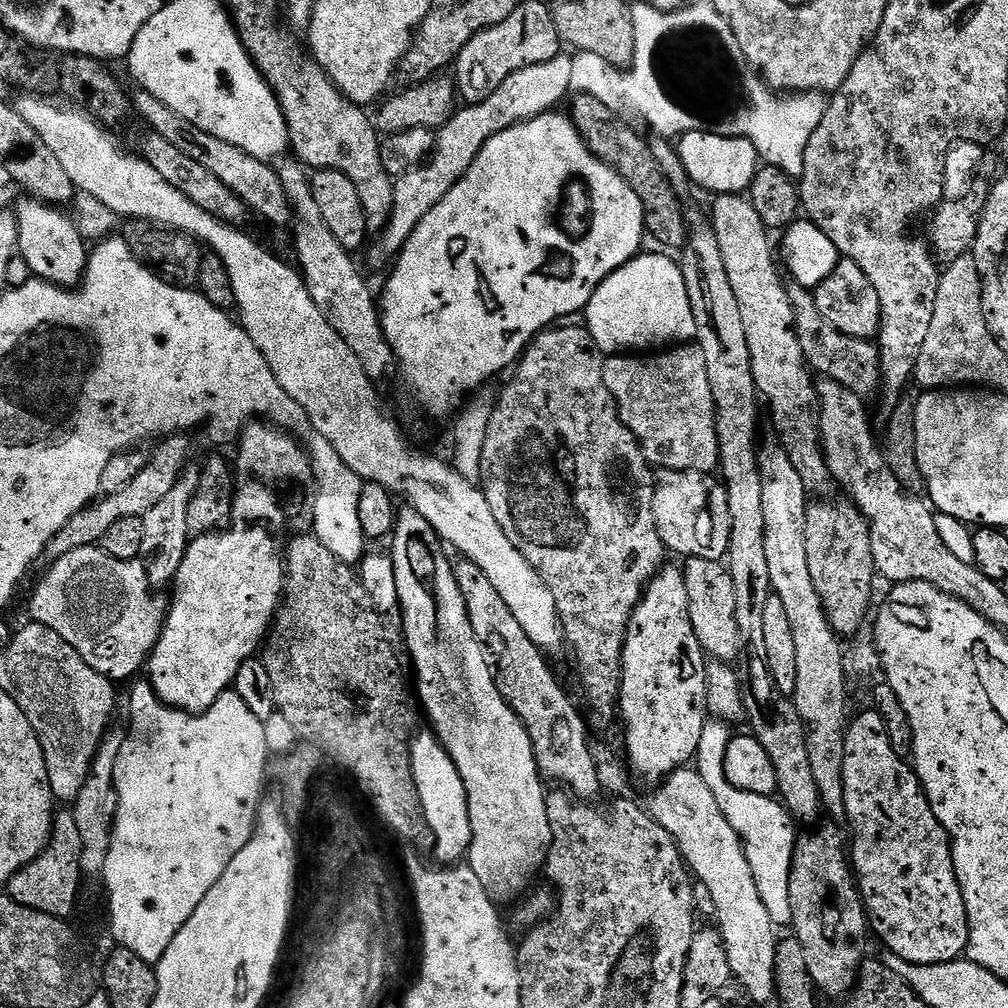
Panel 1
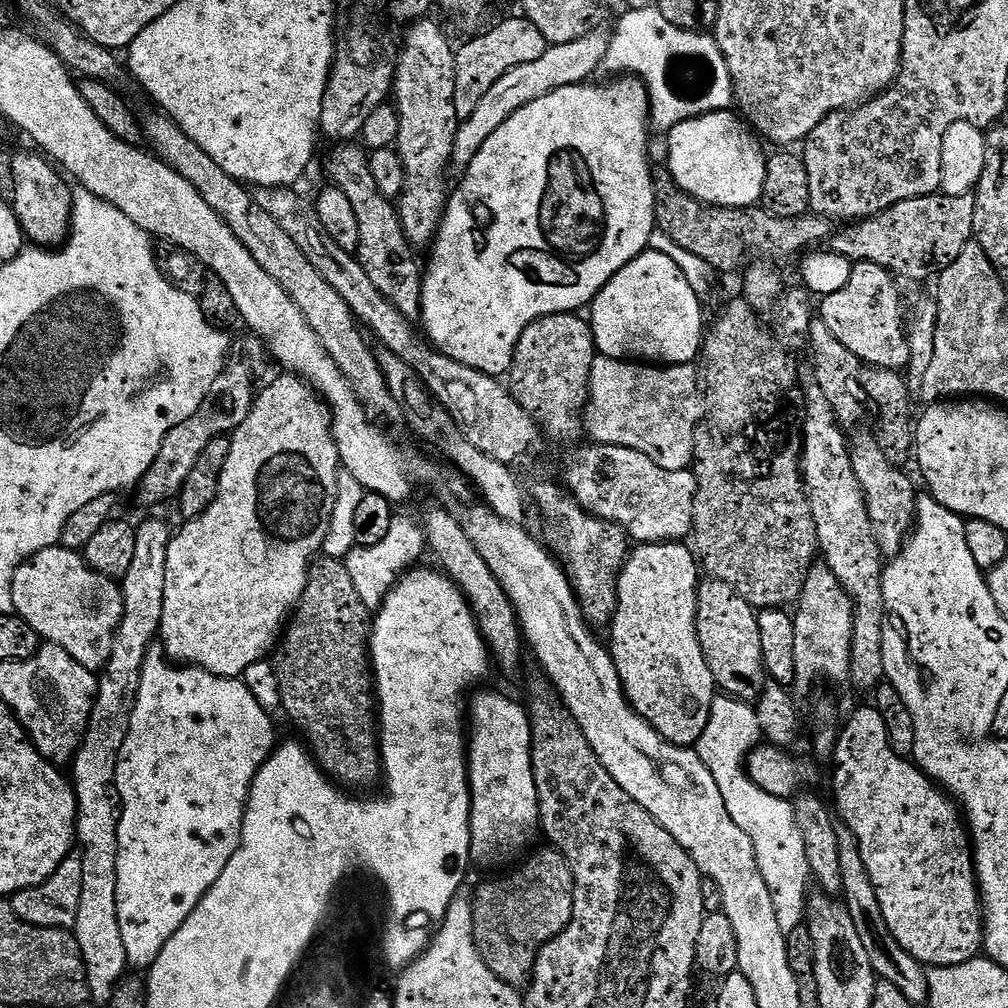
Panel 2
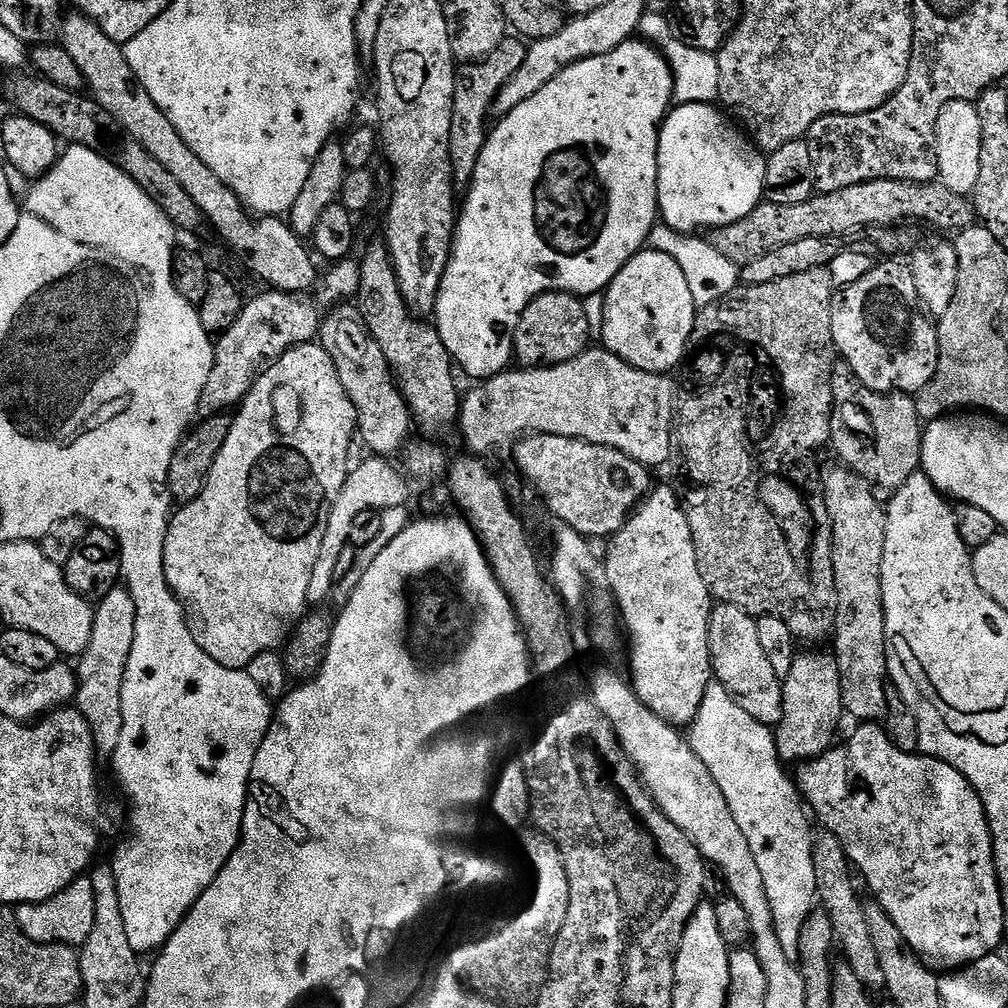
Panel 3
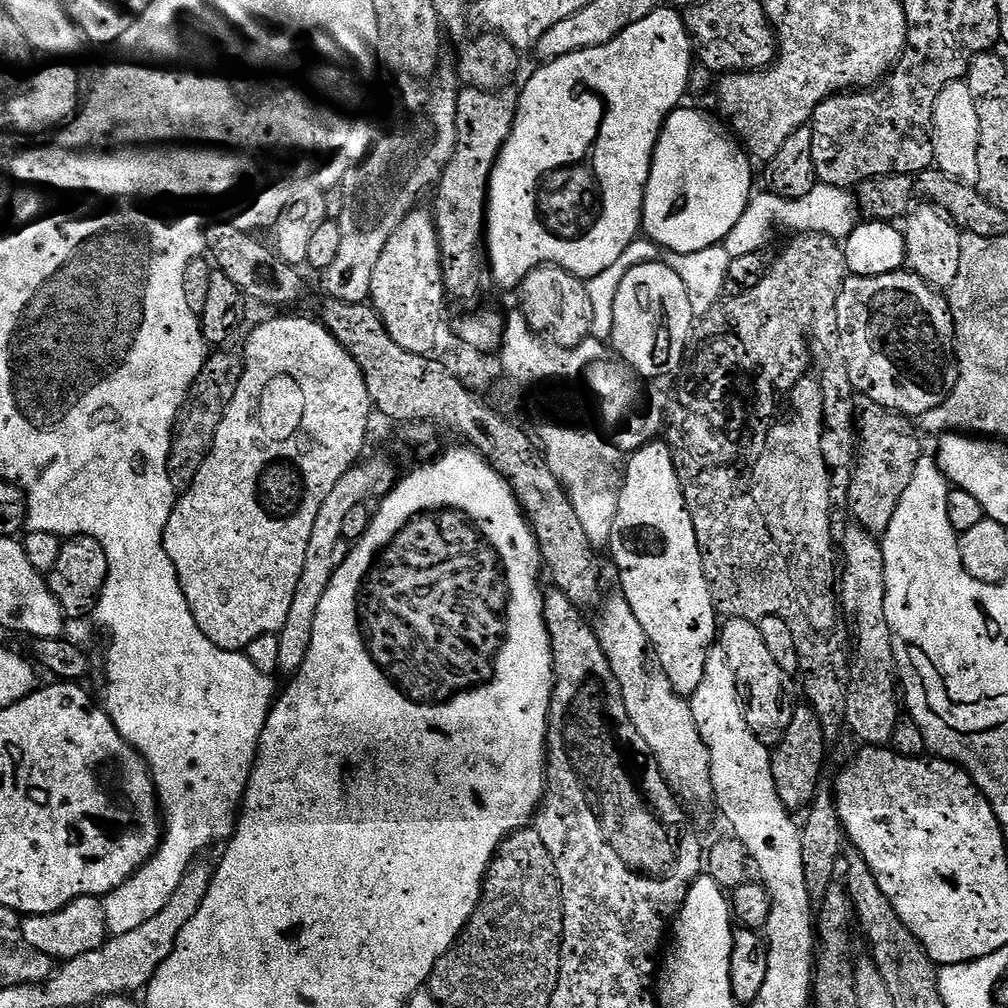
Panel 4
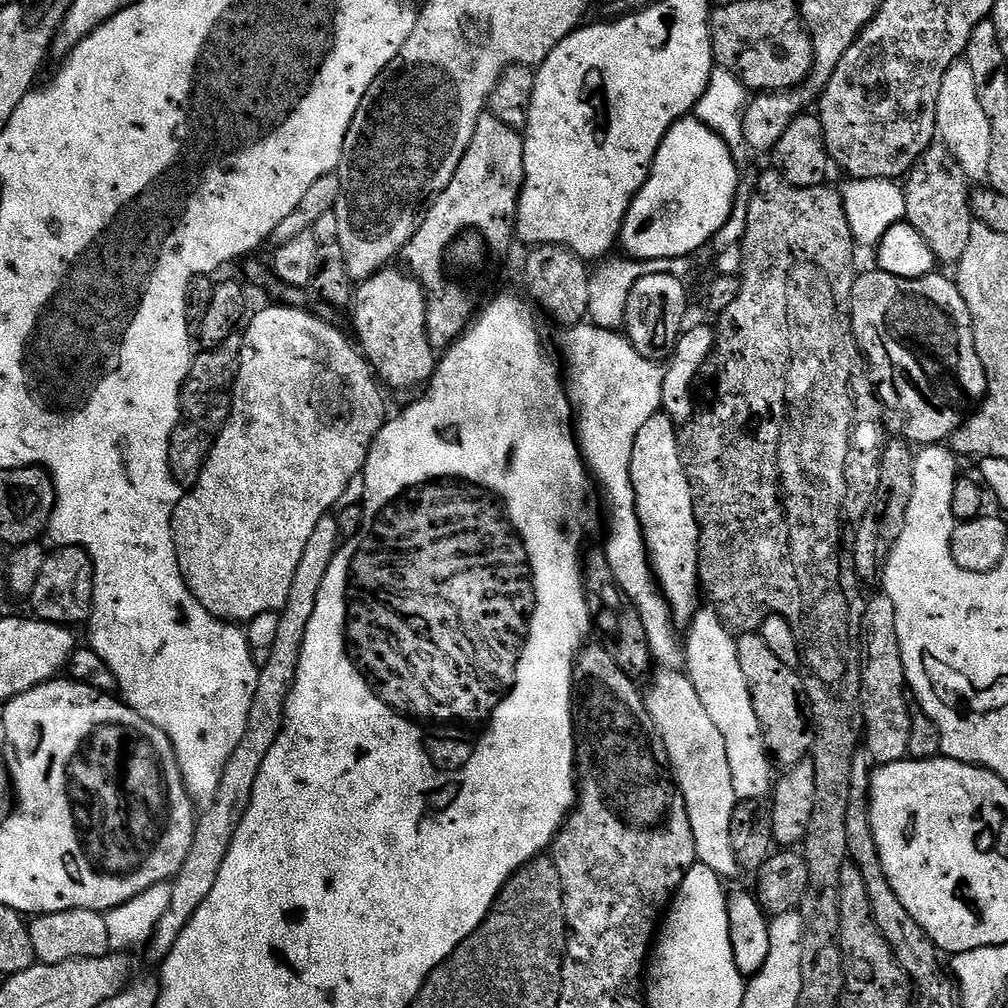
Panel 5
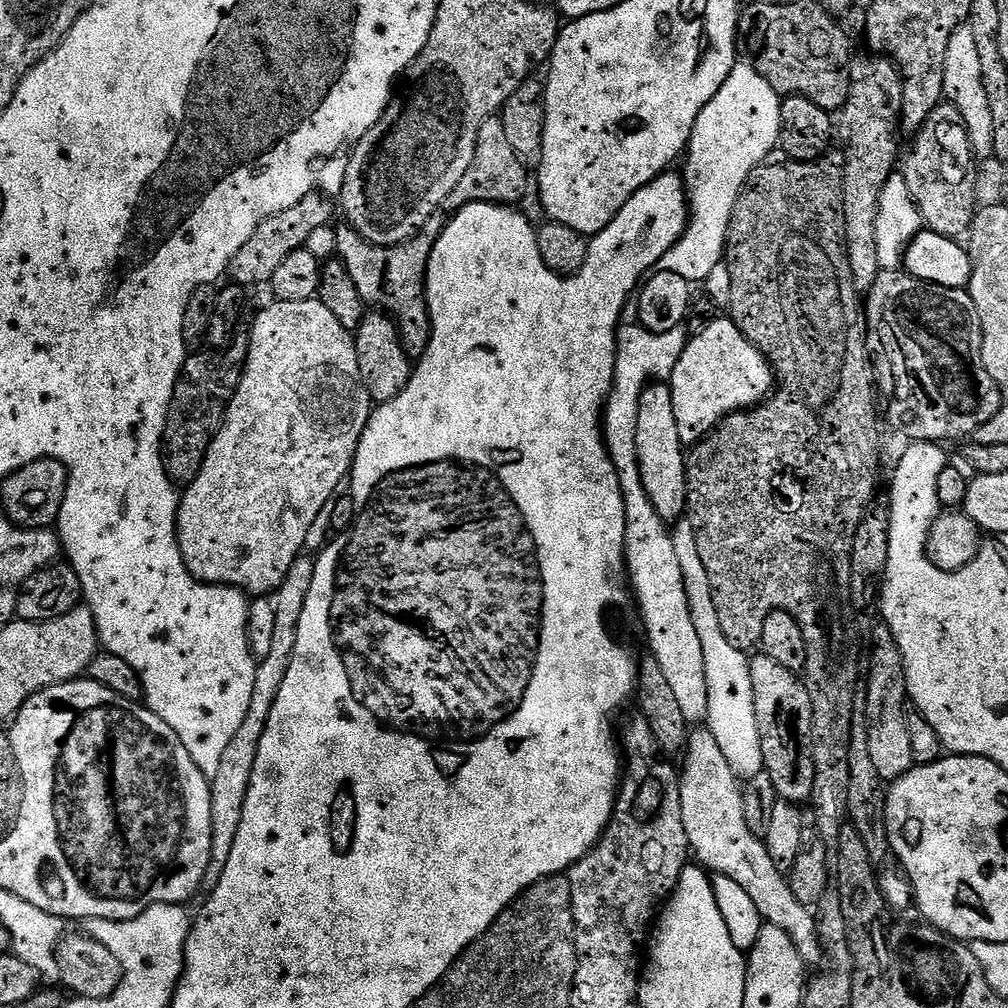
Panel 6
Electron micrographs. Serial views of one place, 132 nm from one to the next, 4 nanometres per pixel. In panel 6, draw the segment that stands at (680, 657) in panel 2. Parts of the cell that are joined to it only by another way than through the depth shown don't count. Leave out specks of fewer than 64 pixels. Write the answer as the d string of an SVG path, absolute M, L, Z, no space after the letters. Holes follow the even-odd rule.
M653 382L644 389L640 398L638 410L638 422L636 423L638 438L636 449L638 450L638 466L642 474L642 486L646 486L646 494L654 506L654 510L666 522L675 522L685 515L688 503L688 466L686 463L686 446L678 438L678 421L674 418L674 406L672 405L672 390L667 383Z

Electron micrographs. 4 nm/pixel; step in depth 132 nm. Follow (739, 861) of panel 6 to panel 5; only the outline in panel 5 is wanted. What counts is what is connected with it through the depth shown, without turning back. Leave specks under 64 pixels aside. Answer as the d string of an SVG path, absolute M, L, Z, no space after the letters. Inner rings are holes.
M660 666L651 673L648 682L648 688L644 692L644 705L648 708L648 719L655 724L656 732L660 735L660 743L676 785L680 787L686 814L690 818L690 830L694 830L696 859L699 863L710 866L710 870L717 872L721 878L741 875L742 869L731 841L731 822L738 801L734 778L730 778L730 758L726 758L726 738L722 738L714 718L710 718L710 710L702 706L698 690L694 690L691 679L683 671Z

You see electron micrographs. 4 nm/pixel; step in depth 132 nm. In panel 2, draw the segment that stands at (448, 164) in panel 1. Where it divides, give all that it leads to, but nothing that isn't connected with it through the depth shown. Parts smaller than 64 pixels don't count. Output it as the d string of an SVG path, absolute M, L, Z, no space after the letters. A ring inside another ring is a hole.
M604 26L595 28L590 34L578 38L578 42L553 44L546 50L546 54L542 54L542 58L538 58L535 62L526 62L526 66L514 66L514 70L502 74L502 78L498 78L498 82L490 86L490 91L484 95L482 102L478 102L474 114L470 114L470 118L460 122L452 151L452 164L458 166L457 169L460 170L467 168L470 162L474 162L478 150L486 146L486 138L490 138L490 134L494 134L494 130L498 130L498 126L502 126L502 122L510 118L510 114L522 110L522 106L562 86L591 81L592 75L598 70L601 71L606 50L610 50L612 32L606 28Z

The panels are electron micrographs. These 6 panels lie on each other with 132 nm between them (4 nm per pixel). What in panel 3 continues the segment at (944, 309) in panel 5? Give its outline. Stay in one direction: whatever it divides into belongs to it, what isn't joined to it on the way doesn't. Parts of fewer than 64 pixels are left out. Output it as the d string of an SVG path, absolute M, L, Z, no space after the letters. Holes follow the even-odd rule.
M884 258L873 263L872 269L858 282L840 288L832 297L832 342L839 359L854 370L864 385L875 392L915 394L934 378L938 370L938 334L936 324L926 315L914 286L914 274L907 263Z

